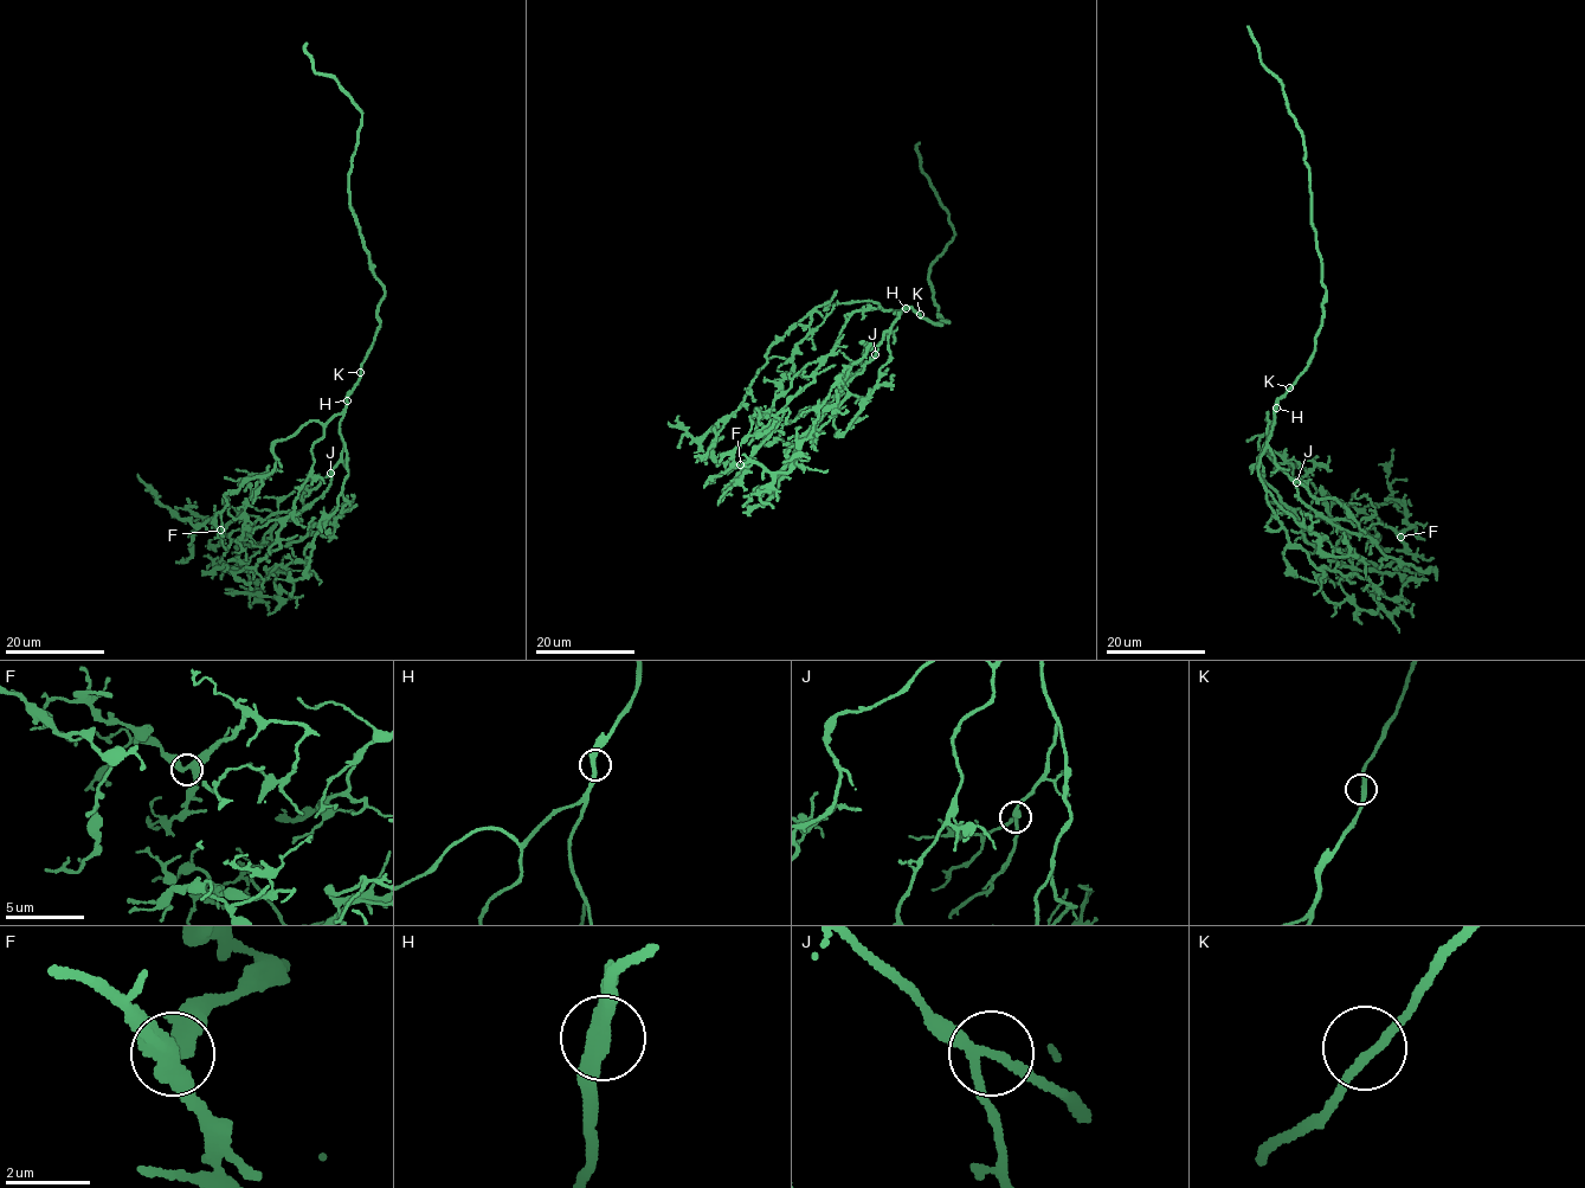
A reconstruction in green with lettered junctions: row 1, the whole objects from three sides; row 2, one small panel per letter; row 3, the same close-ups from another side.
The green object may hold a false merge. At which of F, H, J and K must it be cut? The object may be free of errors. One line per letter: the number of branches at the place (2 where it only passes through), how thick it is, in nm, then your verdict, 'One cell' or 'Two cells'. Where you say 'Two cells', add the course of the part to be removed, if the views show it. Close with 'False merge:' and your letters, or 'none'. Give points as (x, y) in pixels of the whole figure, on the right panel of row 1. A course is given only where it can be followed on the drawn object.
F: Branches: 3. Thickness 400 nm. One cell
H: Branches: 2. Thickness 320 nm. One cell
J: Branches: 3. Thickness 240 nm. One cell
K: Branches: 2. Thickness 240 nm. One cell
False merge: none

